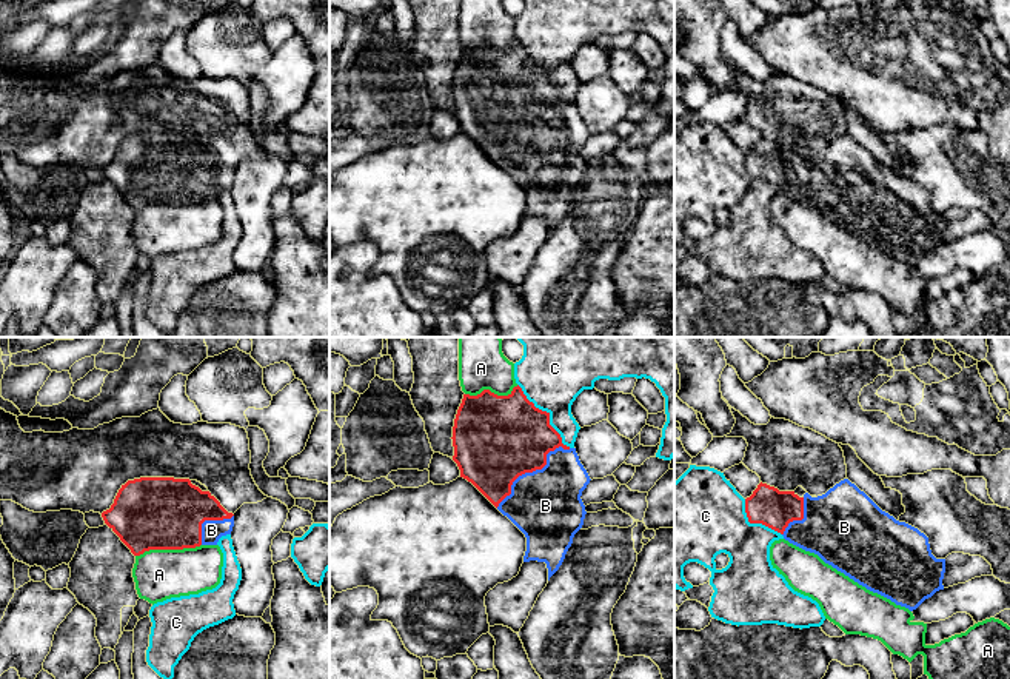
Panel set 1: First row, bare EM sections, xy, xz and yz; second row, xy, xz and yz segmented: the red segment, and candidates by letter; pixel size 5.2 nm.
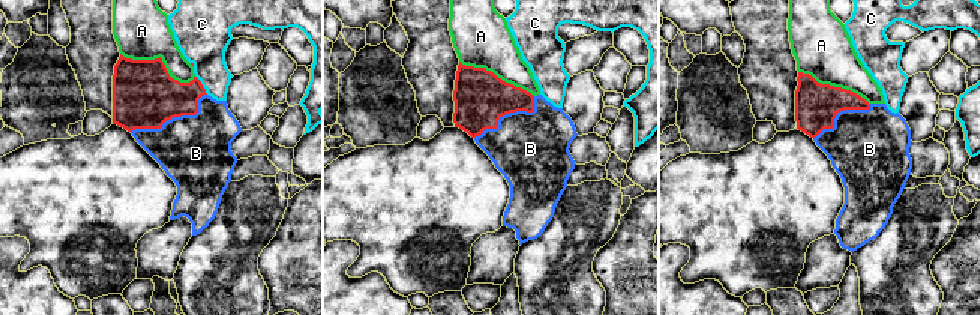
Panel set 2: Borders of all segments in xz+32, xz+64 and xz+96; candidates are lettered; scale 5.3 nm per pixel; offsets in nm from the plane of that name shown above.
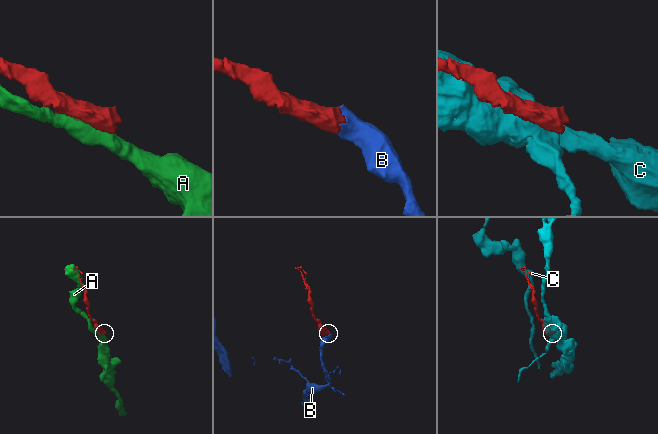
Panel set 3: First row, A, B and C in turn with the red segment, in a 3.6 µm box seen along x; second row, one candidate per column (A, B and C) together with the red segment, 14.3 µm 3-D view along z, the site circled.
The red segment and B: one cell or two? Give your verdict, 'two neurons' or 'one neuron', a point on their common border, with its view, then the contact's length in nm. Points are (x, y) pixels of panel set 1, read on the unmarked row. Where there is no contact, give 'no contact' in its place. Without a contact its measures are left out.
one neuron; meets red in xz at (533, 125); contact 500 nm long

